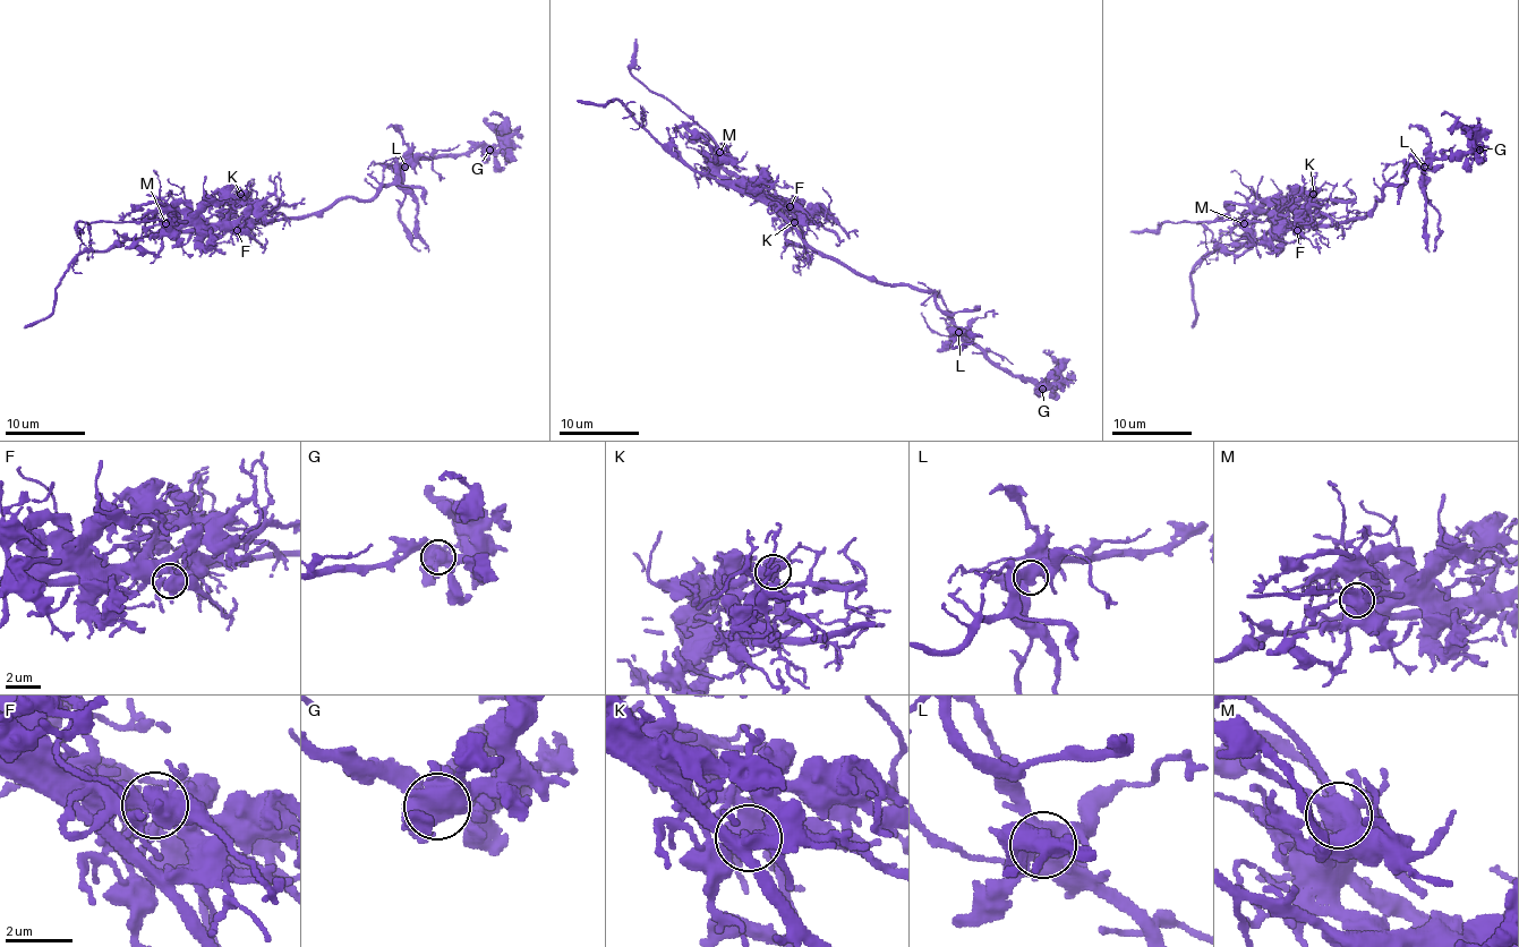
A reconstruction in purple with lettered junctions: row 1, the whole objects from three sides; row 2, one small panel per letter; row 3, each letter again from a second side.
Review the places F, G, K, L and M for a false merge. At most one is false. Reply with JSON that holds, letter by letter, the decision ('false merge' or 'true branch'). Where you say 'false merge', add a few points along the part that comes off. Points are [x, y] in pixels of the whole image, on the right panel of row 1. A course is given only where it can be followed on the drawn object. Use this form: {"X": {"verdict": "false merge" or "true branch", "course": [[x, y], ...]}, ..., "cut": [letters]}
{"F": {"verdict": "true branch"}, "G": {"verdict": "true branch"}, "K": {"verdict": "true branch"}, "L": {"verdict": "true branch"}, "M": {"verdict": "false merge", "course": [[1243, 224], [1232, 220], [1165, 222], [1157, 230], [1131, 232]]}, "cut": ["M"]}

